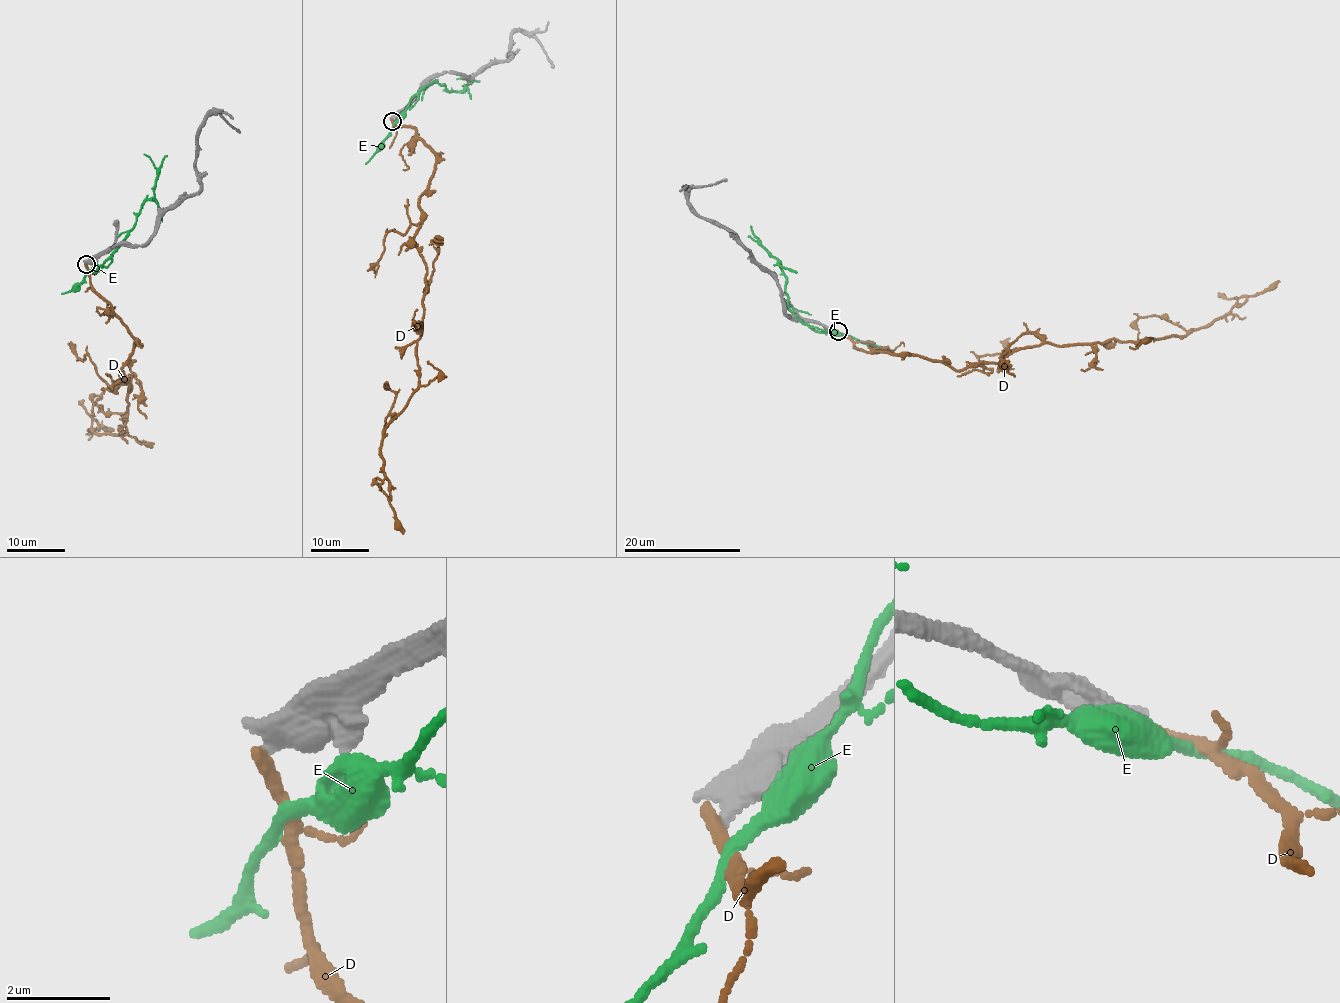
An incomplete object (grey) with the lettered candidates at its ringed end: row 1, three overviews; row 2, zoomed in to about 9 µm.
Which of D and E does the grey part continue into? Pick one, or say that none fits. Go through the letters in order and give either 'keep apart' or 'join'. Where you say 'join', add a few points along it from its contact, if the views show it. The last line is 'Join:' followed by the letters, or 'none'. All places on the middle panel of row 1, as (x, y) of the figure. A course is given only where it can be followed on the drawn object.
D: keep apart
E: keep apart
Join: none

